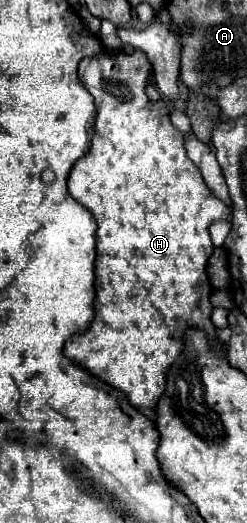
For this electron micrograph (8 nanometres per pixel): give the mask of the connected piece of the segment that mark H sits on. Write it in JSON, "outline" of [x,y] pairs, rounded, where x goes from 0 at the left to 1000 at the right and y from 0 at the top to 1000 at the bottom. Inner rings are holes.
{"outline":[[[547,96],[538,103],[514,103],[514,99],[474,99],[474,103],[409,99],[409,103],[377,107],[377,111],[344,111],[320,122],[320,153],[336,157],[336,164],[385,187],[393,229],[385,229],[385,252],[377,252],[377,268],[368,268],[360,291],[296,314],[279,337],[271,337],[271,363],[279,363],[279,371],[328,394],[344,394],[352,402],[385,405],[385,424],[393,424],[385,482],[393,482],[393,493],[385,493],[385,612],[368,620],[368,631],[352,631],[352,635],[328,641],[296,642],[267,654],[259,679],[304,692],[312,700],[328,700],[336,707],[352,707],[360,715],[377,715],[385,723],[401,723],[409,730],[441,734],[466,746],[490,746],[514,757],[514,765],[530,769],[530,776],[547,776],[563,784],[595,784],[595,780],[619,784],[619,776],[636,776],[636,761],[668,750],[668,715],[676,715],[684,700],[717,688],[717,677],[733,673],[725,662],[741,662],[741,635],[765,623],[798,623],[798,627],[846,635],[854,650],[879,650],[870,623],[846,612],[862,585],[846,577],[854,547],[846,547],[846,535],[838,535],[838,524],[830,524],[838,497],[862,486],[862,467],[854,467],[854,455],[846,455],[846,432],[862,424],[879,424],[879,421],[927,421],[935,417],[935,398],[903,382],[887,382],[838,359],[838,352],[814,340],[806,321],[757,302],[757,291],[749,291],[749,279],[741,279],[741,256],[684,229],[692,207],[684,207],[676,191],[652,187],[636,195],[611,195],[595,187],[587,161],[603,157],[603,149],[611,149],[611,122],[603,122],[595,107],[579,99],[563,99],[563,96]]]}

